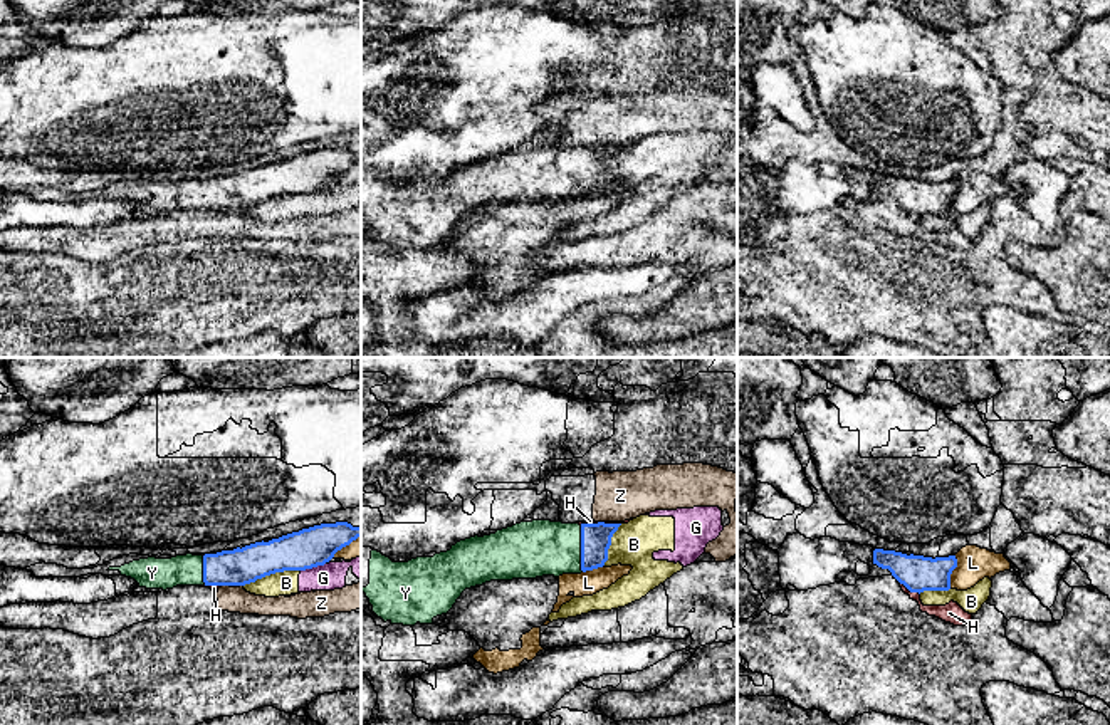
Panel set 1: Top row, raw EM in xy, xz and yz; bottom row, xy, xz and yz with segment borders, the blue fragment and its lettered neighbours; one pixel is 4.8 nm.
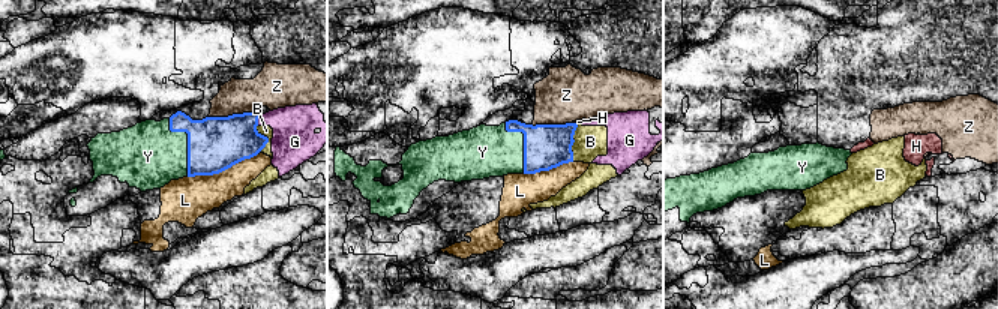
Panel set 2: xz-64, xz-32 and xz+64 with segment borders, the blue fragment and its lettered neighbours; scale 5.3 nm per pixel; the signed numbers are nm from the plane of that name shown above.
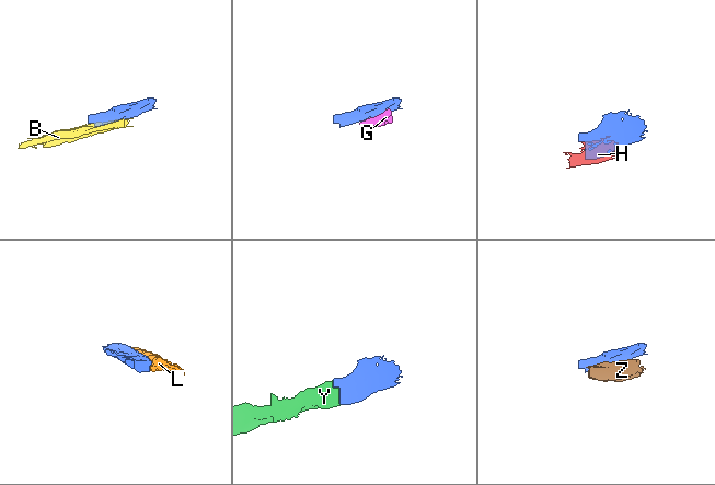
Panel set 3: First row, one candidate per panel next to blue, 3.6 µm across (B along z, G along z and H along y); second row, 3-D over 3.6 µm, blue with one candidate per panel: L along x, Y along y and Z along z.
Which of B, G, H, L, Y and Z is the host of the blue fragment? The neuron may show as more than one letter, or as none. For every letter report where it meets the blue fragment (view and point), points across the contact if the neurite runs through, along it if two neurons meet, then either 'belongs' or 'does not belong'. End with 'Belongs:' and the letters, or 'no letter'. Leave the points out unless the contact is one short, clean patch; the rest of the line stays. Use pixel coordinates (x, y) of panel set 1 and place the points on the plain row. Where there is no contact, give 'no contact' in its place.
B: meets blue in xy at (271, 197); does not belong
G: meets blue in xy at (313, 190); does not belong
H: meets blue in yz at (911, 215); border along yz (900, 207), (919, 219); does not belong
L: meets blue in yz at (951, 197); does not belong
Y: meets blue in xz at (581, 173); runs through xz (595, 161), (581, 173), (533, 173); belongs
Z: meets blue in xy at (225, 208); border along xy (222, 208), (229, 210); does not belong
Belongs: Y

